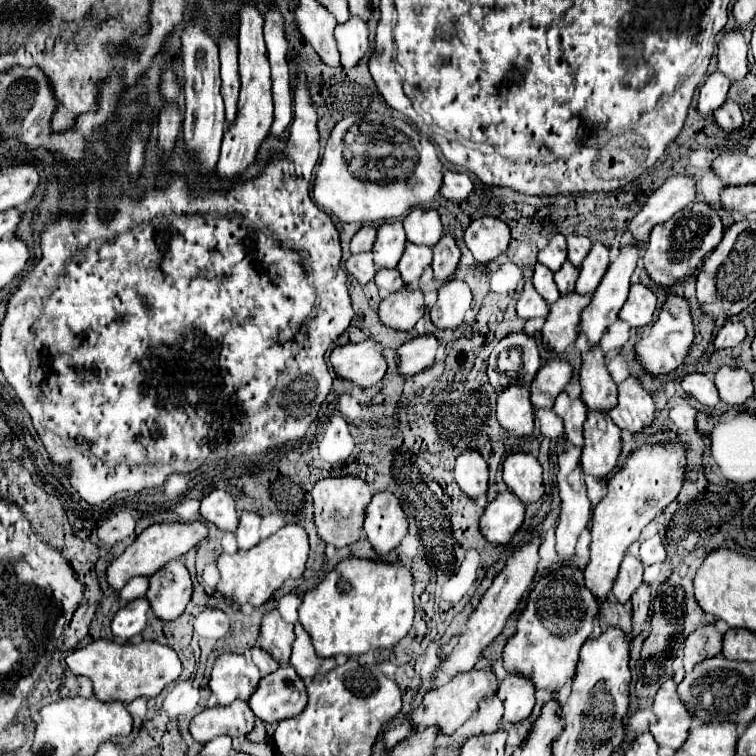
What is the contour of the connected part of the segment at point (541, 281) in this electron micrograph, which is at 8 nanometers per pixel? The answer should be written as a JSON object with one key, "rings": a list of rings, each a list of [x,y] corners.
{"rings":[[[536,263],[532,283],[534,283],[536,291],[538,291],[538,293],[548,301],[548,303],[554,303],[554,301],[560,297],[560,291],[556,289],[556,283],[554,283],[554,273],[548,271],[546,265]]]}

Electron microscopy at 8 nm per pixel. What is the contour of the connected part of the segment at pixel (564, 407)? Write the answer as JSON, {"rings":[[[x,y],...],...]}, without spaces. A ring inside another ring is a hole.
{"rings":[[[562,391],[562,393],[556,397],[554,411],[556,411],[556,415],[562,417],[562,421],[564,421],[564,427],[566,427],[566,433],[568,433],[568,441],[570,441],[572,445],[582,447],[582,445],[584,445],[582,425],[584,425],[584,421],[586,421],[586,413],[588,413],[588,407],[584,405],[584,401],[580,401],[580,397],[570,399],[570,395]]]}

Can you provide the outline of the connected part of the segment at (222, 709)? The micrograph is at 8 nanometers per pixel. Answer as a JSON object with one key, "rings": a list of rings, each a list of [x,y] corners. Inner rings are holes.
{"rings":[[[234,701],[232,705],[216,705],[204,709],[190,723],[190,733],[198,743],[208,743],[218,735],[244,737],[254,729],[254,713],[246,701]]]}

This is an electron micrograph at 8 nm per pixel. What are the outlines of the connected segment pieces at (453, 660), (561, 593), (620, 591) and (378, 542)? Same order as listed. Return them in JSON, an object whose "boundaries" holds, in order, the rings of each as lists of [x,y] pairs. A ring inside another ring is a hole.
{"boundaries":[[[[534,535],[526,545],[512,551],[512,557],[508,557],[504,569],[494,577],[492,587],[484,593],[484,597],[480,599],[480,605],[476,607],[476,611],[468,619],[462,635],[458,637],[456,647],[446,655],[444,665],[438,669],[438,685],[444,685],[446,681],[450,681],[460,671],[470,671],[474,667],[474,663],[478,661],[482,649],[504,629],[504,623],[506,623],[508,615],[518,607],[518,601],[522,599],[526,589],[534,581],[536,567],[538,567],[538,561],[540,561],[540,555],[538,555],[540,545],[542,545],[542,539],[538,535]]],[[[574,565],[554,567],[548,575],[534,583],[534,589],[526,599],[526,607],[518,615],[516,633],[504,647],[504,669],[508,673],[522,673],[530,677],[536,689],[546,689],[550,693],[558,691],[574,677],[578,651],[594,631],[598,611],[600,603],[592,597],[592,593],[588,593],[582,569]]],[[[628,553],[624,557],[622,565],[620,565],[620,573],[618,573],[618,577],[614,581],[614,587],[612,587],[612,593],[614,593],[616,601],[626,603],[632,597],[636,587],[642,583],[642,573],[644,573],[642,561]]],[[[378,491],[366,505],[364,531],[378,553],[388,553],[400,545],[408,531],[408,519],[400,499],[390,491]]]]}

